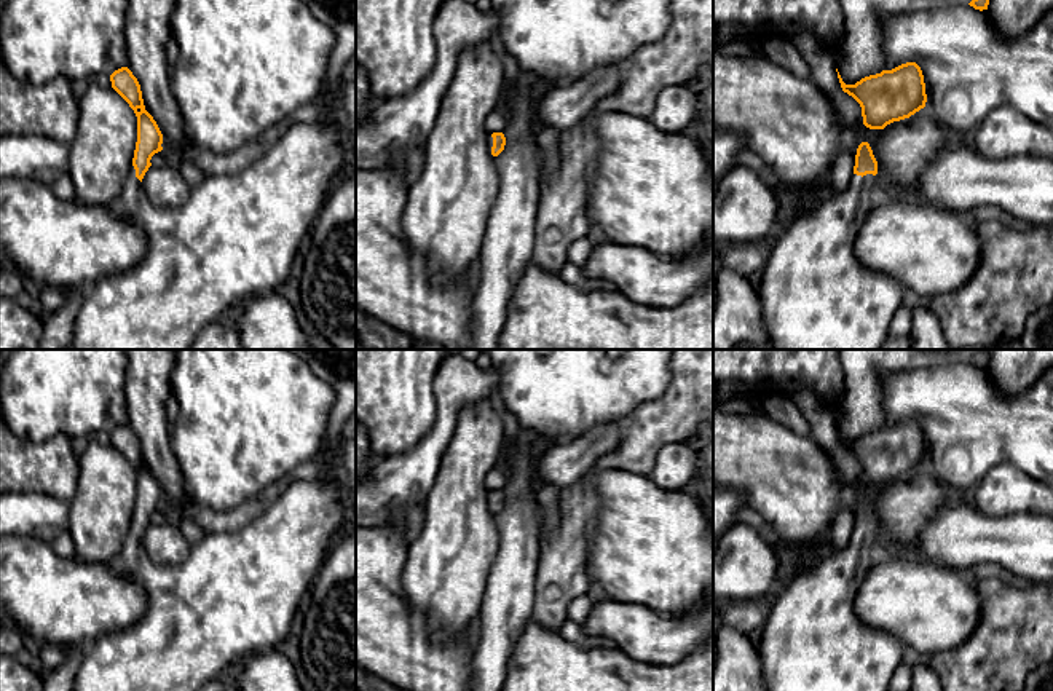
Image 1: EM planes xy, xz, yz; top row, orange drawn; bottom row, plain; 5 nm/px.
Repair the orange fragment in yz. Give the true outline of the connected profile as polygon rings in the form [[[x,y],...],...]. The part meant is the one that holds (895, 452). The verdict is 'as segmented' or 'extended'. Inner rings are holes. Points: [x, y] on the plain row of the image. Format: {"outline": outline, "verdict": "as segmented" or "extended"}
{"outline": [[[916,420],[865,434],[855,442],[846,442],[839,429],[838,436],[842,448],[860,461],[863,482],[870,487],[909,476],[927,460],[924,432]]], "verdict": "as segmented"}

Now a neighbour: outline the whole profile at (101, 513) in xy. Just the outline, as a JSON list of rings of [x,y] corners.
[[[97,440],[77,461],[77,492],[69,503],[77,559],[116,563],[132,525],[137,474],[113,445]]]

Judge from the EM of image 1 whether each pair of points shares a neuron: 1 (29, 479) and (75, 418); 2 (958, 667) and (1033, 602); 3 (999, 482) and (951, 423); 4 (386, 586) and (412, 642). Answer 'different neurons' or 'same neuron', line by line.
1: different neurons
2: same neuron
3: different neurons
4: same neuron

